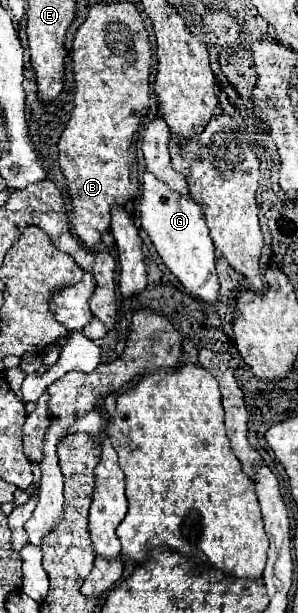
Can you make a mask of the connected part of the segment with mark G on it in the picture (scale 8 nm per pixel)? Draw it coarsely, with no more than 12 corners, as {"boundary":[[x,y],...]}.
{"boundary":[[144,172],[140,220],[164,266],[218,304],[214,242],[190,194]]}

